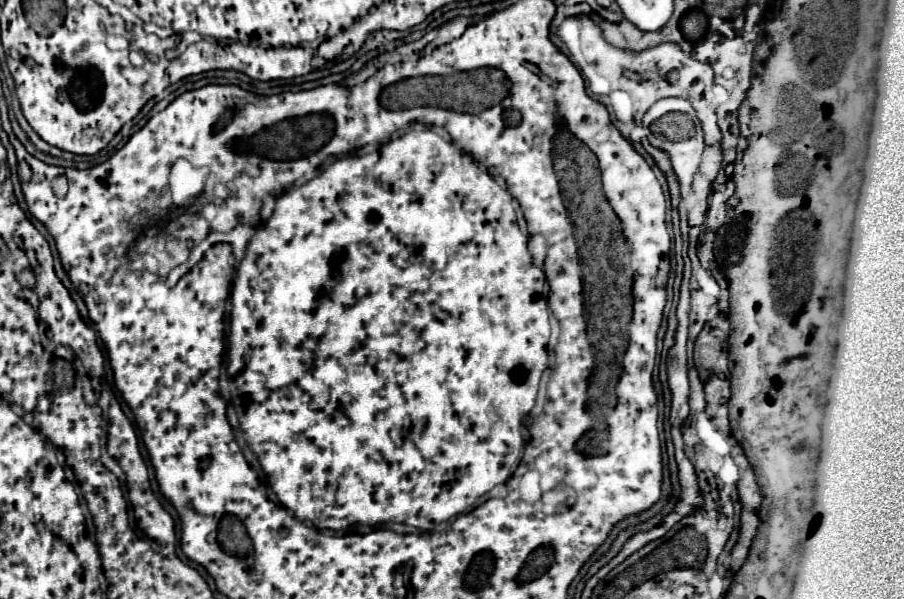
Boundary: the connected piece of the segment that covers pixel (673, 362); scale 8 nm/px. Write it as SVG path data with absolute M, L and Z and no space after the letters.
M678 317L678 329L674 337L674 345L668 351L668 387L672 393L672 409L670 409L670 425L682 427L682 421L690 415L688 407L688 375L686 375L686 337L688 337L688 319Z

